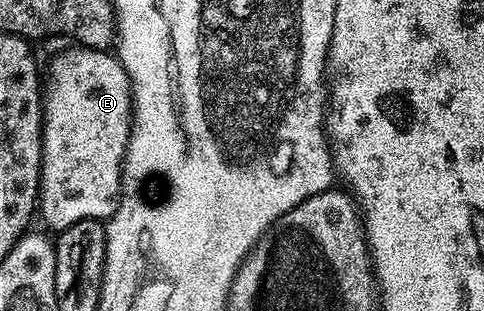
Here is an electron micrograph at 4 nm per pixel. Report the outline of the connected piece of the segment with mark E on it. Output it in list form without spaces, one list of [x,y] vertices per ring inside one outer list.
[[[73,44],[69,50],[54,55],[48,62],[48,79],[46,76],[42,82],[42,113],[44,115],[44,126],[40,130],[42,156],[40,157],[38,218],[41,218],[49,226],[47,229],[52,232],[70,228],[70,224],[76,224],[78,220],[86,220],[87,218],[106,220],[110,218],[116,210],[116,203],[120,197],[120,166],[124,163],[128,134],[132,131],[132,85],[128,83],[128,77],[119,58],[116,57],[115,53],[108,50],[95,50],[92,46],[81,46],[79,44]]]

